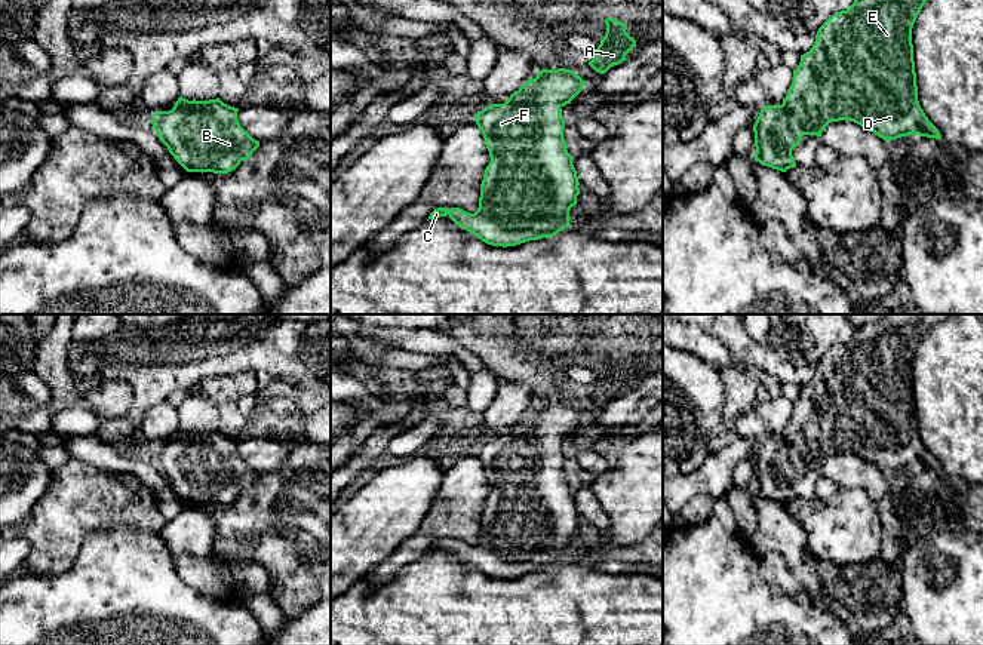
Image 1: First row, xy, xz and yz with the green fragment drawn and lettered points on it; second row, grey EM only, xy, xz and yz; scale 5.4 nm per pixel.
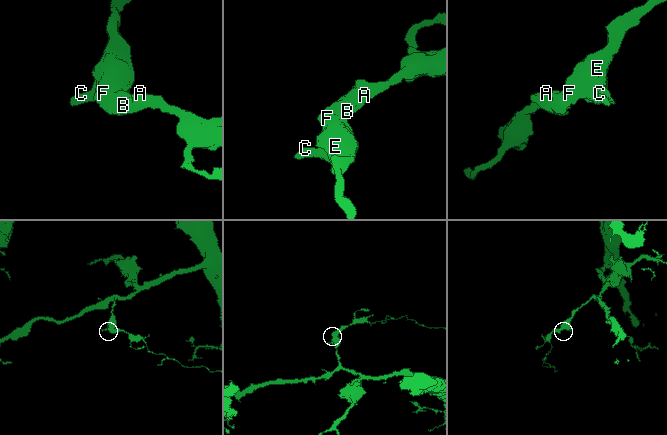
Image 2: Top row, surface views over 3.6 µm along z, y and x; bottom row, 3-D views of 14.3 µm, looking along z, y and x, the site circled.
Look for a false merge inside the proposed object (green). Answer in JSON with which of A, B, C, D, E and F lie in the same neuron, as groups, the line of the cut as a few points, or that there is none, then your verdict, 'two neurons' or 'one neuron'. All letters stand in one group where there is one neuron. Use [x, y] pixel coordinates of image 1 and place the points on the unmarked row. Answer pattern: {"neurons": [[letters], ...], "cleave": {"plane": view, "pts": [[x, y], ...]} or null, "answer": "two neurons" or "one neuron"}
{"neurons": [["A", "B", "C", "D", "E", "F"]], "cleave": null, "answer": "one neuron"}

